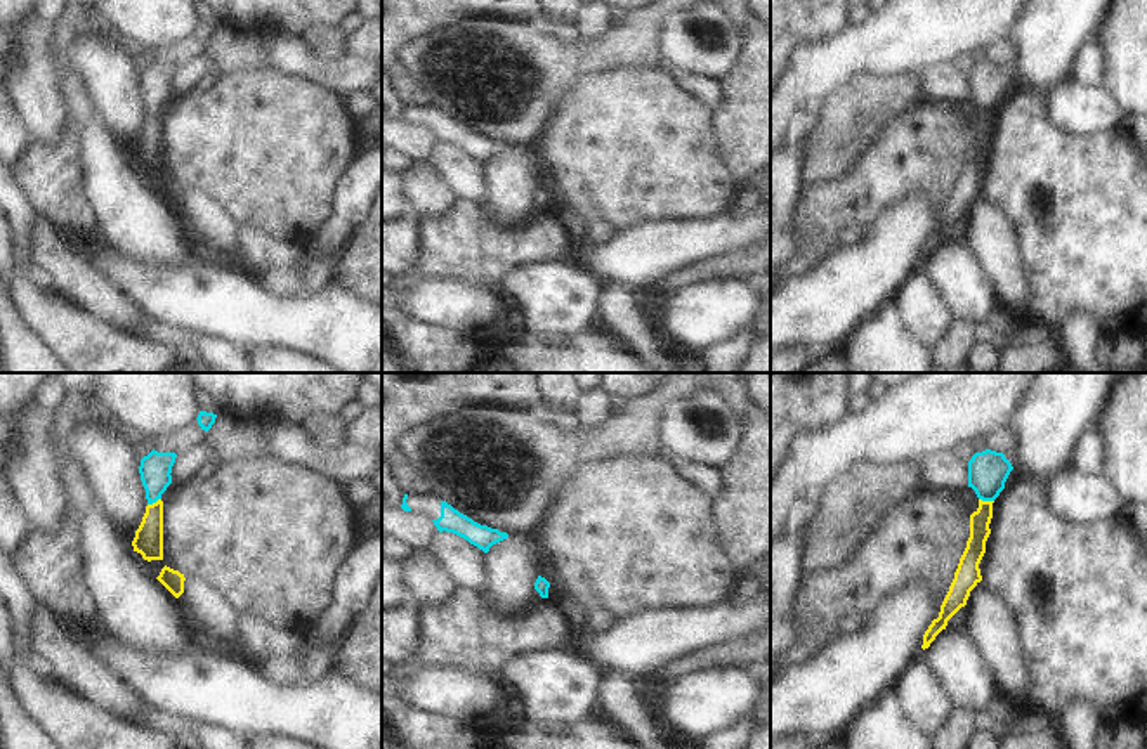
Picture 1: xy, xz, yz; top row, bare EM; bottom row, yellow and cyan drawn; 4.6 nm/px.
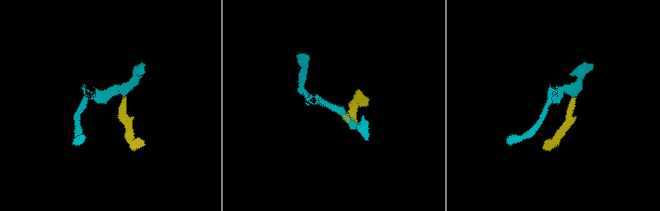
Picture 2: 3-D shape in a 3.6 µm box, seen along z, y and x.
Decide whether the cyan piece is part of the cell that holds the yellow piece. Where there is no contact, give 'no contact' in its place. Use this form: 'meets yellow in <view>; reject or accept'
meets yellow in yz; accept

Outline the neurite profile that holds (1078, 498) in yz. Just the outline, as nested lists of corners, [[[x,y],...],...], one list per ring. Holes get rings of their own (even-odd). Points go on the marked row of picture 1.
[[[1065,466],[1046,484],[1052,508],[1071,522],[1109,518],[1124,508],[1118,491],[1100,473],[1086,477]]]

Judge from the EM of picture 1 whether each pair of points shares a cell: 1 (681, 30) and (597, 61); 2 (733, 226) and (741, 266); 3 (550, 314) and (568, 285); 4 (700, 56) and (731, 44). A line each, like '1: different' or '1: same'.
1: different
2: different
3: same
4: same

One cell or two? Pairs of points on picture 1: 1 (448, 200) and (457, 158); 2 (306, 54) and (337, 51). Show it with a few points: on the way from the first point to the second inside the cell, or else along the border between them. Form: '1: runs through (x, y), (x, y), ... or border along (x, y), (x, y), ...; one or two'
1: border along (426, 162), (460, 198); two
2: border along (304, 37), (320, 56); two

